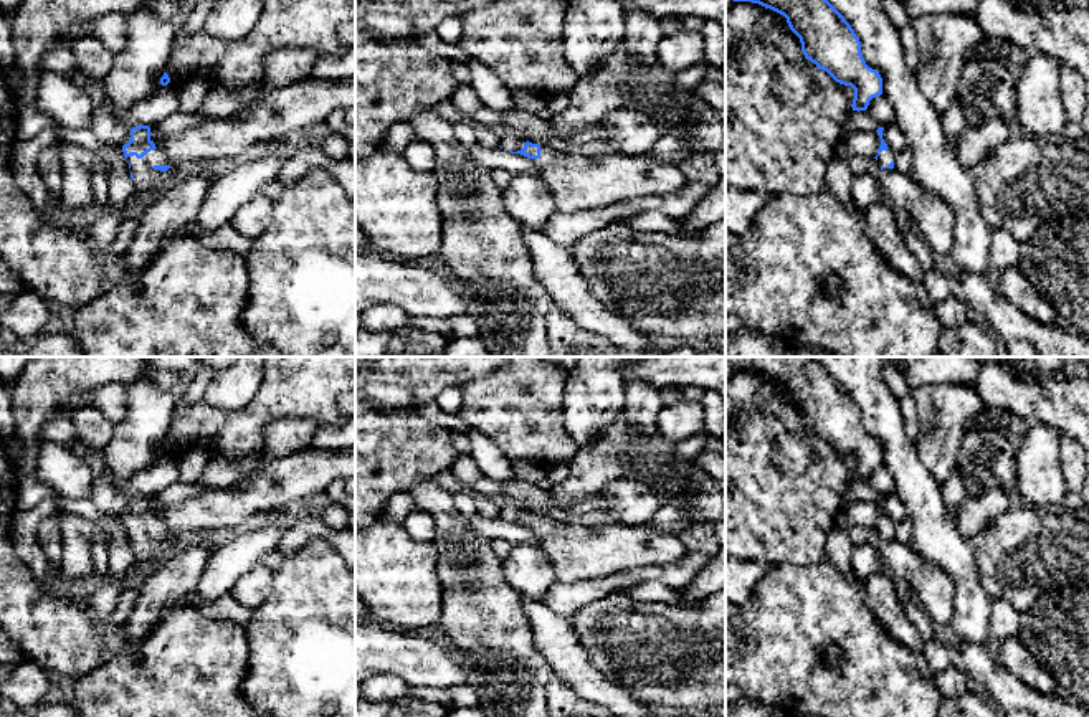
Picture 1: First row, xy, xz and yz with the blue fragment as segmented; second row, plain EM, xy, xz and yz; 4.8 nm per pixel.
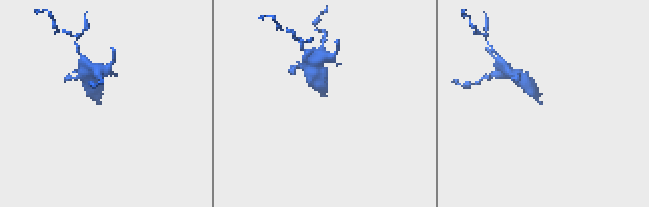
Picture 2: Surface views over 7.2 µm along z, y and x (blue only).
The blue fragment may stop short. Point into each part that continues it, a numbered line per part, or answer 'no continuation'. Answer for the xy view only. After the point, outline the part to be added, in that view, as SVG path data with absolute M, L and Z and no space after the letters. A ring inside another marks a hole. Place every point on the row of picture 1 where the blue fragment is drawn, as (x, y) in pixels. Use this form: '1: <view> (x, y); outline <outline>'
1: xy (147, 182); outline M159 149L147 152L142 159L131 155L127 162L134 175L132 203L147 203L162 190L167 172L154 170L154 165L169 165L172 170L178 170Z

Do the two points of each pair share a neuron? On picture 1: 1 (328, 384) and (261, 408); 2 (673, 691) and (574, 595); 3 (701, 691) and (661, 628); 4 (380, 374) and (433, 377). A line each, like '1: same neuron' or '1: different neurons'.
1: same neuron
2: different neurons
3: same neuron
4: same neuron

